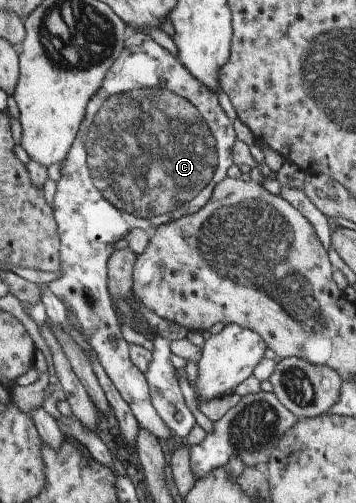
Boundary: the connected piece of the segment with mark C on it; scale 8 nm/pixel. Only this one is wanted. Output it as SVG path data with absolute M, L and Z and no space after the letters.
M139 31L128 34L127 38L125 38L123 52L121 52L121 55L115 60L115 63L111 66L111 68L109 68L109 71L105 74L105 79L102 81L99 91L89 100L89 103L86 107L85 116L83 118L83 121L81 122L81 127L77 132L77 136L75 136L75 141L73 142L71 149L68 151L68 154L66 155L66 158L63 161L63 166L61 168L61 180L57 182L57 192L55 192L55 199L53 202L52 210L54 211L55 223L60 237L60 265L61 270L63 267L63 275L60 278L57 278L57 280L53 280L53 282L50 282L48 284L48 287L54 295L56 295L62 300L62 302L66 302L65 306L70 307L73 310L73 313L75 314L77 321L79 321L81 324L81 329L84 333L83 336L85 336L85 340L89 342L90 348L95 352L96 358L98 362L101 364L101 367L105 370L107 377L111 380L111 382L113 382L115 389L119 392L119 395L123 398L123 401L129 406L129 409L131 410L131 413L135 418L135 421L138 423L138 426L141 429L147 430L150 434L153 434L153 436L155 436L159 441L167 441L167 439L171 438L172 435L175 435L175 433L173 433L169 429L169 426L167 426L167 424L163 423L163 420L159 417L159 414L157 414L156 409L153 407L153 404L150 400L150 389L147 380L145 379L144 373L141 370L139 370L139 368L137 368L135 364L131 363L130 351L128 348L129 344L123 338L123 334L121 333L116 314L112 308L111 301L109 298L110 293L108 292L108 261L113 252L113 244L115 244L115 242L117 242L118 240L122 240L132 229L142 229L151 232L155 227L160 226L161 224L182 218L184 215L191 215L197 213L199 210L201 210L201 208L204 208L205 204L208 204L209 198L212 196L213 190L218 186L219 183L221 183L227 177L226 173L229 171L229 168L234 164L234 161L232 160L232 149L233 146L236 144L237 140L238 139L236 138L234 130L234 123L231 122L231 120L229 120L227 114L225 114L225 112L222 110L218 102L218 96L215 93L210 92L200 81L197 81L195 78L193 78L193 76L181 65L181 62L178 60L178 58L175 55L170 54L169 50L165 49L164 47L161 47L155 40L153 40L153 38L151 38L151 36L148 36L146 33Z

